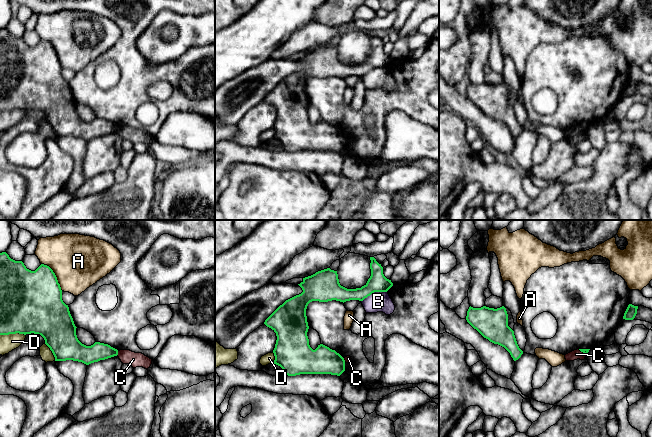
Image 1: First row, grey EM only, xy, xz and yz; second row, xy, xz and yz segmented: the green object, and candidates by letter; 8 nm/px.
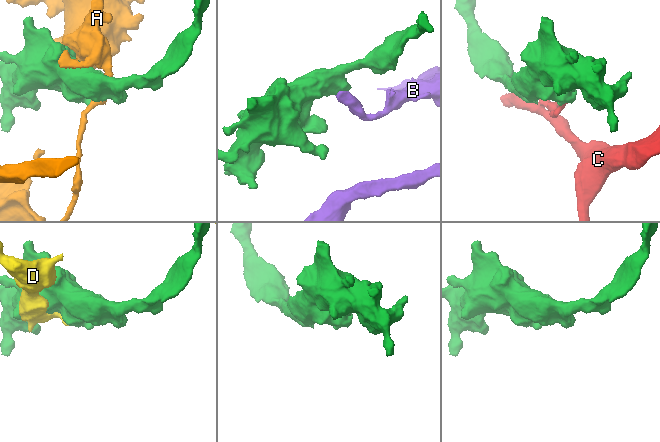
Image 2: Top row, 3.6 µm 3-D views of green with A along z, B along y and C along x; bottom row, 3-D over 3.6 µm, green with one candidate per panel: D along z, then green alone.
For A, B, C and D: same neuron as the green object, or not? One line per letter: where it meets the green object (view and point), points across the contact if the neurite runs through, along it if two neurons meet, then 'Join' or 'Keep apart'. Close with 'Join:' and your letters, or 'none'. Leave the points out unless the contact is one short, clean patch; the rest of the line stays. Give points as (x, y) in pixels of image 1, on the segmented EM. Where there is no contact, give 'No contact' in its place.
A: Touches green at xy (55, 275). Keep apart
B: Touches green at xz (373, 292). Keep apart
C: Touches green at xy (117, 353). Boundary: xy (117, 351), (118, 354). Keep apart
D: Touches green at xy (12, 333). Keep apart
Join: none

